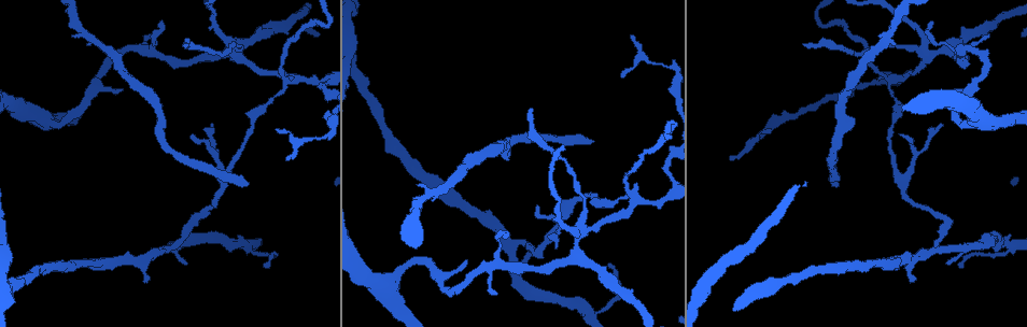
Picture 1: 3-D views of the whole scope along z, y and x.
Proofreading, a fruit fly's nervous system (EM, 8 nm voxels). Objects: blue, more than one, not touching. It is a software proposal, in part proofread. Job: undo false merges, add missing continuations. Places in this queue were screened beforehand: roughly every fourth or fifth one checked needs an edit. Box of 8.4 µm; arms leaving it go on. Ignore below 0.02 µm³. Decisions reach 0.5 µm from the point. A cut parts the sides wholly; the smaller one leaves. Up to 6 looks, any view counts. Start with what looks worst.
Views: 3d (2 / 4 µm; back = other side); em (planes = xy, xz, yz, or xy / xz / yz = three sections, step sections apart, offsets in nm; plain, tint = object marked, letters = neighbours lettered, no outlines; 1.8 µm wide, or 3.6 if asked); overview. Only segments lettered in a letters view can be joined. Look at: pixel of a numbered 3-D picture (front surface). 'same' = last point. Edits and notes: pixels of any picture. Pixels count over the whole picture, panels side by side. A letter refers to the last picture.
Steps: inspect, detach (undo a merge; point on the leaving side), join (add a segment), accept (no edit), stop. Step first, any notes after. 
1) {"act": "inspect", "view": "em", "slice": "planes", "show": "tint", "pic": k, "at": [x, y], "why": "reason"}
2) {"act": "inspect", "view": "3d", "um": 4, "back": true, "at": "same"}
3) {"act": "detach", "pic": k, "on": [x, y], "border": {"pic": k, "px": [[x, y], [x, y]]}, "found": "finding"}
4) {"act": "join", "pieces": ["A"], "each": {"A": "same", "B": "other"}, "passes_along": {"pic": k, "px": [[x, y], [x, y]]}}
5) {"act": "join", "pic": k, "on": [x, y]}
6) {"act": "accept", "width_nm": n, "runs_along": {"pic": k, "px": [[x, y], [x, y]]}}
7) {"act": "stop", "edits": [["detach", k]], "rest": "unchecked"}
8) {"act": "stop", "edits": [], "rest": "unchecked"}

{"act": "inspect", "view": "em", "slice": "planes", "show": "letters", "pic": 1, "at": [247, 185], "why": "free end"}

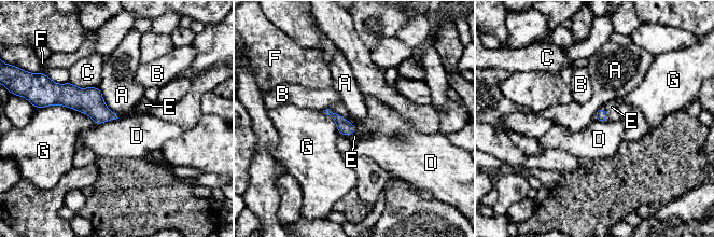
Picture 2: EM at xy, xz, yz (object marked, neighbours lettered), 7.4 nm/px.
{"act": "join", "pieces": ["E"], "each": {"A": "other", "B": "other", "C": "other", "D": "other", "E": "same", "F": "other", "G": "other"}, "passes_along": {"pic": 2, "px": [[601, 114], [605, 114], [612, 107]]}, "found": "the neuron continues"}

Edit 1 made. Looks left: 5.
{"act": "inspect", "view": "overview"}

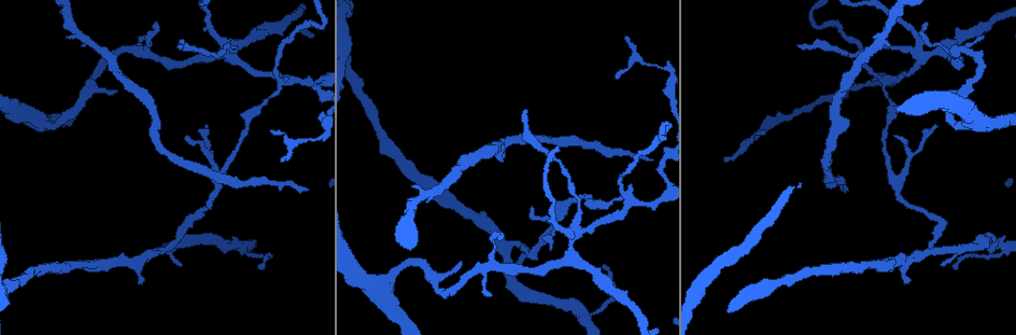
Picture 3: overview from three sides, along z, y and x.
{"act": "inspect", "view": "em", "slice": "planes", "show": "letters", "pic": 3, "at": [282, 81], "why": "four or more arms meet"}

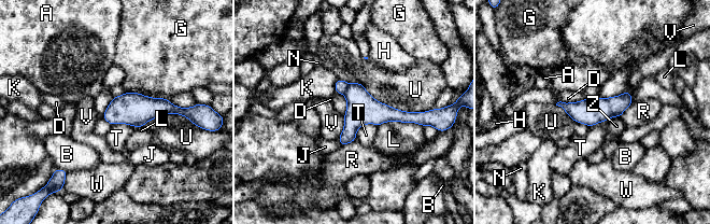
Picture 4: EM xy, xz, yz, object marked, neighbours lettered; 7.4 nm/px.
{"act": "detach", "pic": 4, "on": [340, 86], "longest_contact_nm": ["U", 700], "each": {"A": "other", "B": "other", "D": "other", "G": "other", "H": "other", "J": "other", "K": "other", "L": "other", "N": "other", "R": "other", "T": "other", "U": "other", "V": "other", "W": "other", "Z": "other"}, "border": {"pic": 4, "px": [[350, 84], [343, 94]]}, "found": "two neurons meet here"}

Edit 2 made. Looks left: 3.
{"act": "inspect", "view": "3d", "um": 4, "pic": 3, "at": [526, 111], "why": "thin end"}

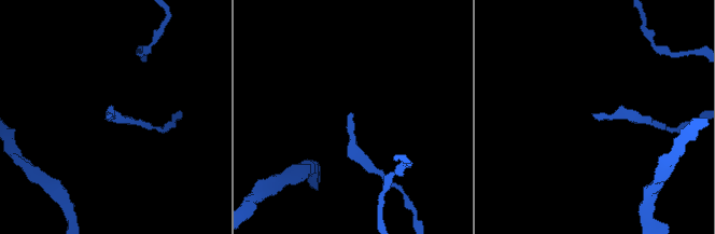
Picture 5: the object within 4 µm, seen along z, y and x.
{"act": "inspect", "view": "em", "um": 3.6, "slice": "planes", "show": "letters", "pic": 5, "at": [351, 113]}

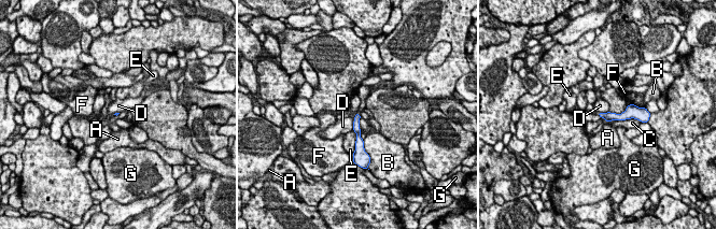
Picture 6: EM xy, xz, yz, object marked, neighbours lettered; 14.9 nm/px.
{"act": "accept", "each": {"A": "other", "B": "other", "C": "other", "D": "other", "E": "other", "F": "other", "G": "other"}, "runs_along": {"pic": 6, "px": [[358, 116], [356, 130], [360, 145]]}, "found": "no lettered segment goes on from it"}

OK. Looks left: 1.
{"act": "stop", "edits": [["join", 2], ["detach", 4]], "rest": "unchecked"}

